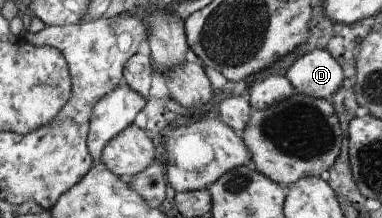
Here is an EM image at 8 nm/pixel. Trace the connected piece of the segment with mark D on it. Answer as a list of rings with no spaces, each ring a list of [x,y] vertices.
[[[311,48],[289,67],[285,74],[297,93],[314,98],[331,99],[344,84],[344,67],[326,49]]]

